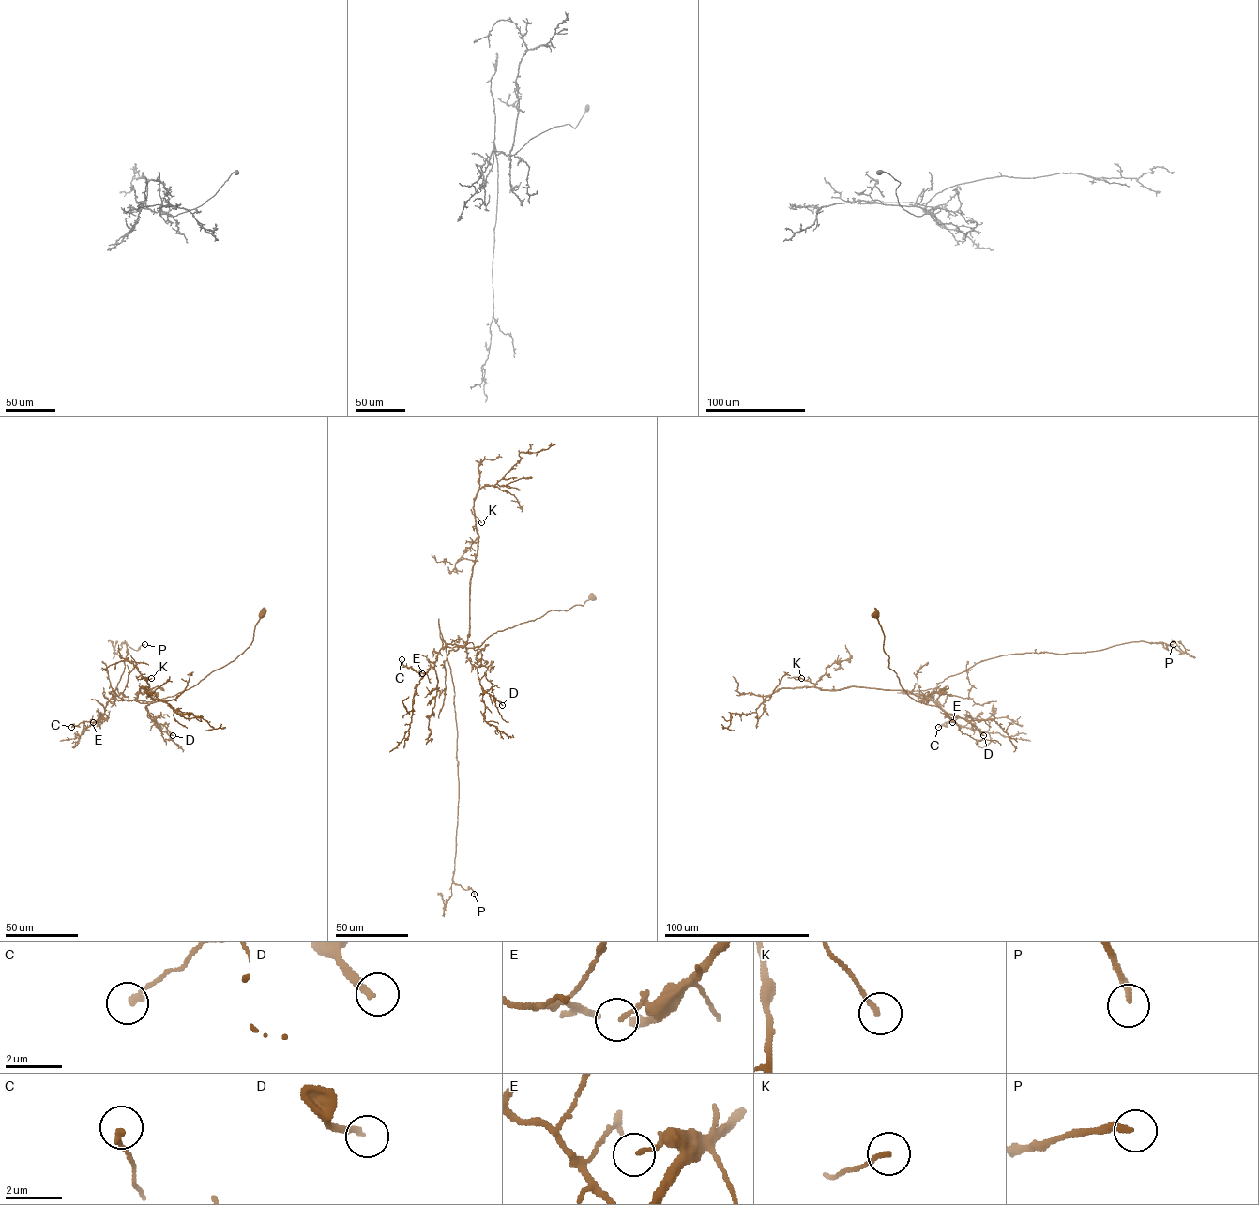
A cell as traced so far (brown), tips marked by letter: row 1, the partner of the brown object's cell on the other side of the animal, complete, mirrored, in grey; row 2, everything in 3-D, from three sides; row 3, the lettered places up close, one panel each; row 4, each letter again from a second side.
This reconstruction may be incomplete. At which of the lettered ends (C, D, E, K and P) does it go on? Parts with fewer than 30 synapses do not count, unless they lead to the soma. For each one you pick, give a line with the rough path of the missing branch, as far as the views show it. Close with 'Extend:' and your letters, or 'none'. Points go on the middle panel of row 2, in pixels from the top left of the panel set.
Extend: D, P

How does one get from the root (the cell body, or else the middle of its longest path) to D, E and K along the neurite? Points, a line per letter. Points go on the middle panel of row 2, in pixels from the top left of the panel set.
D: (592, 596), (583, 606), (552, 610), (492, 633), (477, 648), (479, 683), (502, 705)
E: (592, 596), (583, 606), (552, 610), (492, 633), (478, 647), (447, 644), (440, 650), (434, 667), (422, 673)
K: (592, 596), (583, 606), (550, 610), (466, 648), (470, 580), (478, 537), (476, 516), (481, 522)

